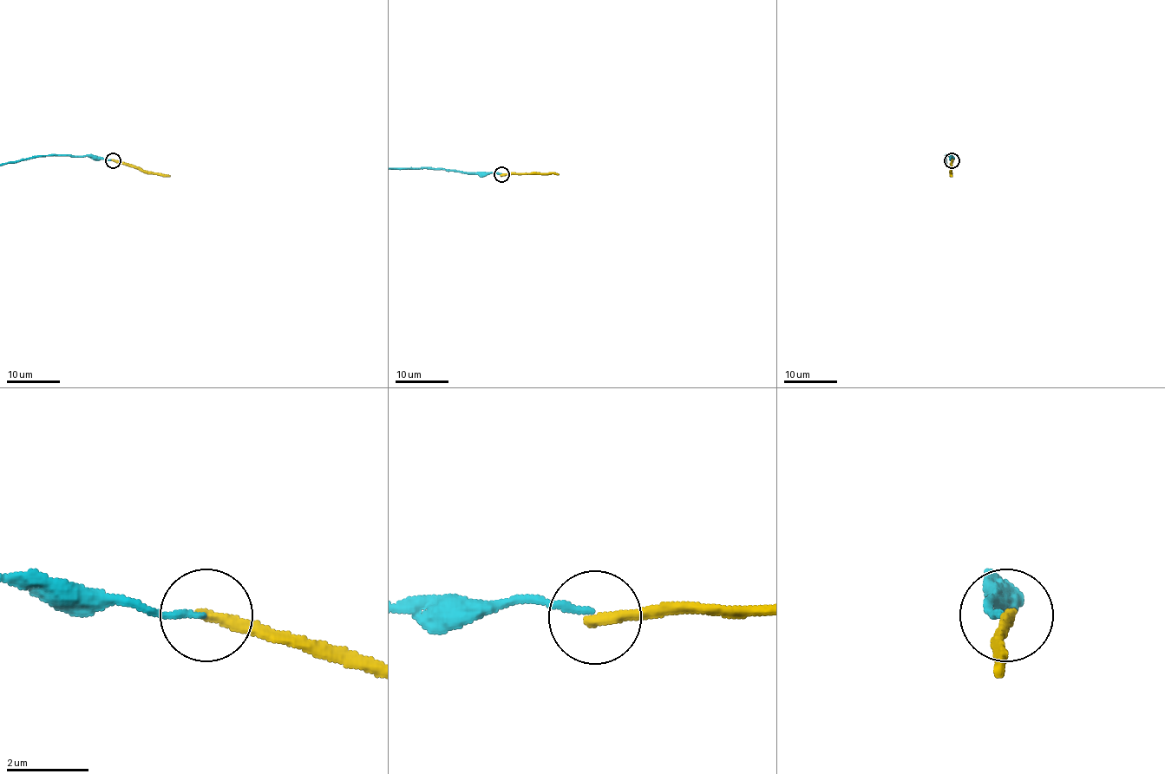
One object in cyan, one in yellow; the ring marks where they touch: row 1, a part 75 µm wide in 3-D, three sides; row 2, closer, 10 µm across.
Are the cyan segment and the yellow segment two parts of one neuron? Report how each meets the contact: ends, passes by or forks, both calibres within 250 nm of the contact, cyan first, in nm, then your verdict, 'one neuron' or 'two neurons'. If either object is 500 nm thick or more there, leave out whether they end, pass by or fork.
cyan ends | yellow ends | 150/300 nm | two neurons

